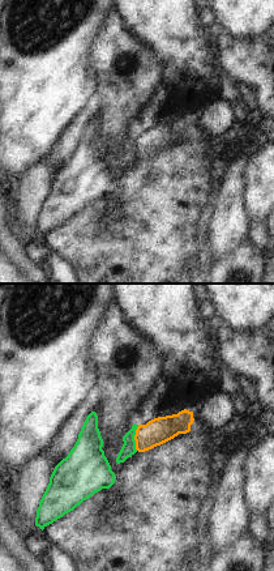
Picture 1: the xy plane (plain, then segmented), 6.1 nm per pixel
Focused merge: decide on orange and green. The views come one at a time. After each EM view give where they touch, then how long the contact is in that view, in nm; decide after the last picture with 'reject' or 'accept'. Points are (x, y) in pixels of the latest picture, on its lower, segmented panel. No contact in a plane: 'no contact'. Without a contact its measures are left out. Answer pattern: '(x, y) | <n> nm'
(135, 438) | 160 nm

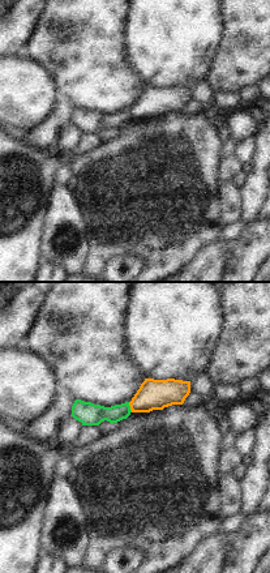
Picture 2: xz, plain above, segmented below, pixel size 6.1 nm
(131, 407) | 70 nm

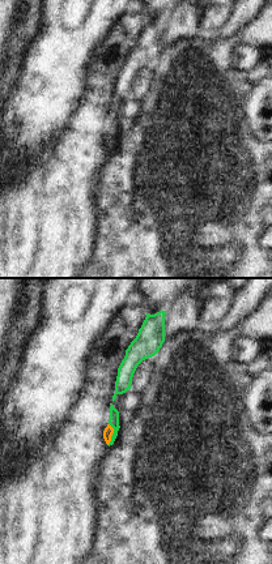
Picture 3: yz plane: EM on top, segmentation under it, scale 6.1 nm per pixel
(113, 432) | 140 nm

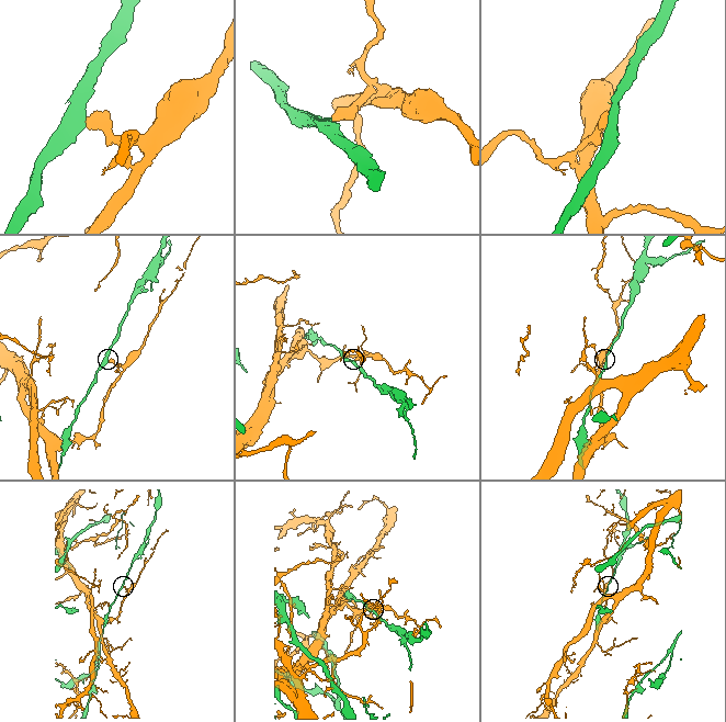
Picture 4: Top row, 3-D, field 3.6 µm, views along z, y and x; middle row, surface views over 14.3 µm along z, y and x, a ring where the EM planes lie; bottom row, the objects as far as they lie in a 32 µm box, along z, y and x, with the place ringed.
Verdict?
reject

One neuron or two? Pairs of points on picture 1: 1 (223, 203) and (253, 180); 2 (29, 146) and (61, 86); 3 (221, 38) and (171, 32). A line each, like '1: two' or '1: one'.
1: two
2: one
3: two

